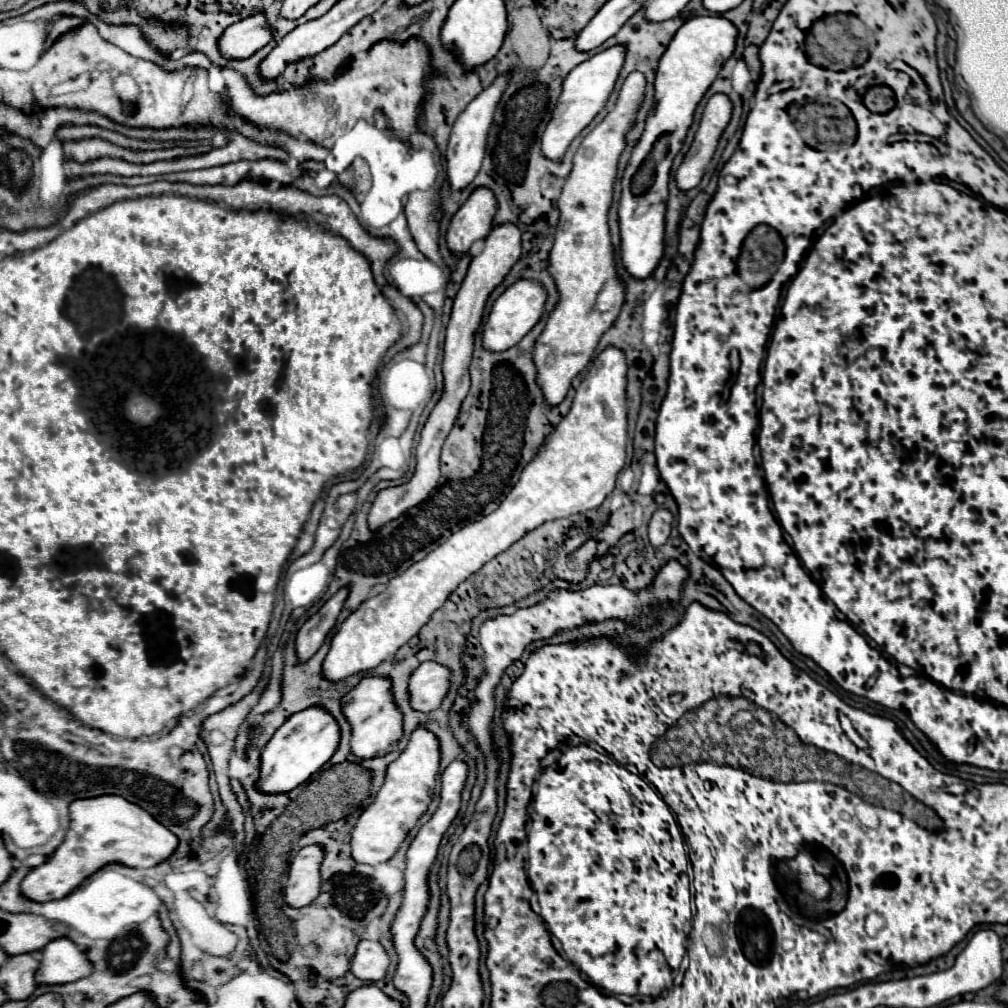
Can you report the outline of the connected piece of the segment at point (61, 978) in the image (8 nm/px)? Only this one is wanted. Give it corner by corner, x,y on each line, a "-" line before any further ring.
67,937
51,941
41,951
41,965
35,973
39,985
63,985
93,973
85,953

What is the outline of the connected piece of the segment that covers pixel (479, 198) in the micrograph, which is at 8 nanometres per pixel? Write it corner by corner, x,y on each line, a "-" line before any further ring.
479,187
453,215
447,231
447,247
453,255
467,255
473,241
485,239
491,231
493,213
497,211
497,201
493,191

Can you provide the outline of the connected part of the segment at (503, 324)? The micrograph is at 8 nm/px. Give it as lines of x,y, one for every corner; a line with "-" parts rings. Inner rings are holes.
527,279
513,283
493,303
489,319
483,325
483,347
489,351
505,351
505,349
517,345
517,341
521,341
533,329
533,325
539,321
539,317
543,313
545,299
547,299
547,293
541,285
535,285
533,281
527,281

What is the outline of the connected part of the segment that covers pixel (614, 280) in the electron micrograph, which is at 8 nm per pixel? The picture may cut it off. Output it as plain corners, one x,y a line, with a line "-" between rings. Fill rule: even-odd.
629,73
619,91
615,107
581,141
573,157
573,169
557,199
559,223
555,229
553,247
549,251
549,275
555,279
559,301
533,347
537,385
545,397
545,405
549,407
557,407
567,397
573,377
589,365
601,333
613,325
625,301
625,285
619,281
615,271
607,213
613,201
617,161
625,149
625,133
633,125
635,113
643,101
643,93
643,73

